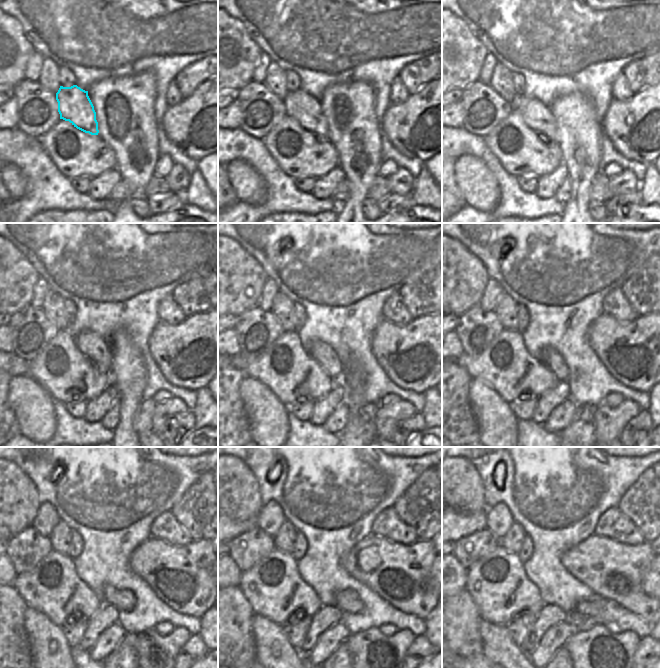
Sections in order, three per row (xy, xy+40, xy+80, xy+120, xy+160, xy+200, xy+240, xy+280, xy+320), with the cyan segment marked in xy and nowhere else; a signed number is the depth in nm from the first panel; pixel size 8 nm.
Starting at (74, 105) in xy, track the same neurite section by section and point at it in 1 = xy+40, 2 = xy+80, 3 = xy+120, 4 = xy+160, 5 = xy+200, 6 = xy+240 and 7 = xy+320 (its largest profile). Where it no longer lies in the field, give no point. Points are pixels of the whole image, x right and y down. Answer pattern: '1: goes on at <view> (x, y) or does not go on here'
1: goes on at xy+40 (306, 110)
2: goes on at xy+80 (536, 115)
3: goes on at xy+120 (96, 349)
4: goes on at xy+160 (320, 351)
5: goes on at xy+200 (550, 357)
6: goes on at xy+240 (125, 600)
7: goes on at xy+320 (596, 604)

